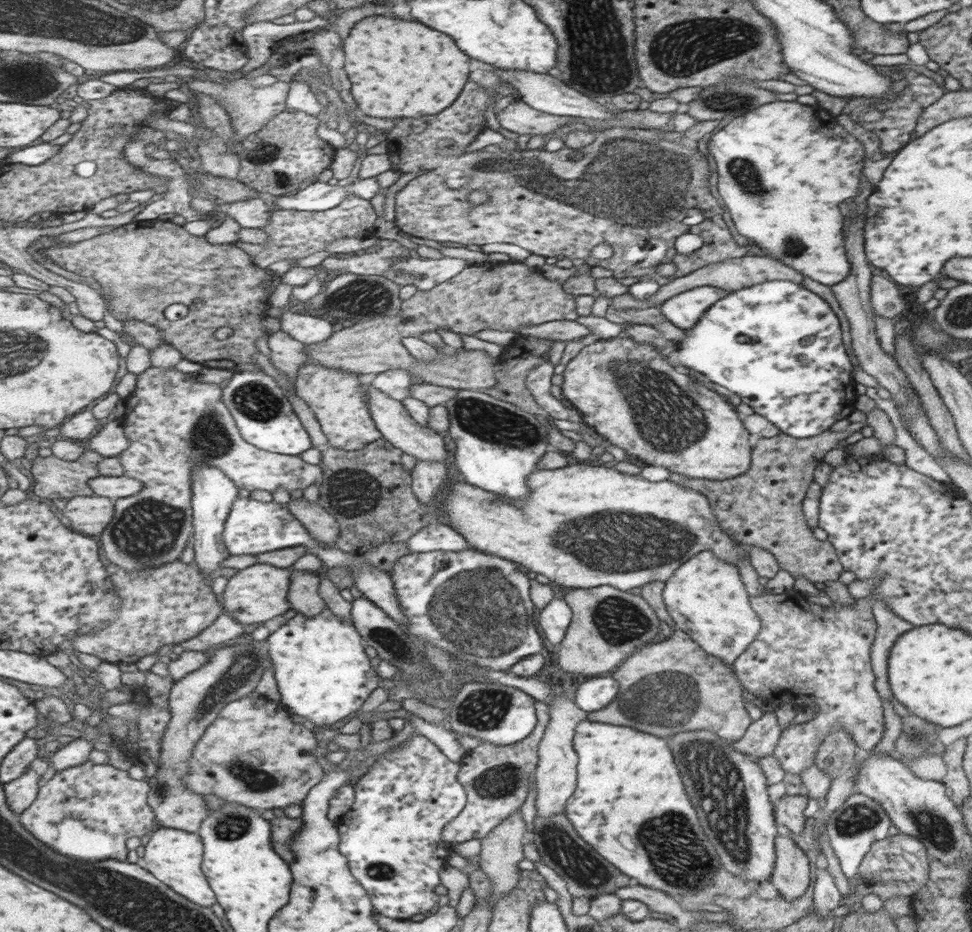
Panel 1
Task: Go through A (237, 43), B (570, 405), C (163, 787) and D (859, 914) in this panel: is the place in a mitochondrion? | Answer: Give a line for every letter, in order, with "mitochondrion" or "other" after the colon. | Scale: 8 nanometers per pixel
A: other
B: other
C: mitochondrion
D: other

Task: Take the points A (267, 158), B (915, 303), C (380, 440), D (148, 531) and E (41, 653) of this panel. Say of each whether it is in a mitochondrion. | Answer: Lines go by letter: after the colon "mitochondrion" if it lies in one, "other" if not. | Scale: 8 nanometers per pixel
A: mitochondrion
B: other
C: other
D: mitochondrion
E: other

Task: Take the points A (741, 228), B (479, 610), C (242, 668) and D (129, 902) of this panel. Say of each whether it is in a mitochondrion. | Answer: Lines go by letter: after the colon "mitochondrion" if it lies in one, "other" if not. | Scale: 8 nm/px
A: other
B: mitochondrion
C: mitochondrion
D: mitochondrion

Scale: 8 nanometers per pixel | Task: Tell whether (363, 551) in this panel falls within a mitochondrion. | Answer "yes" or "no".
no

